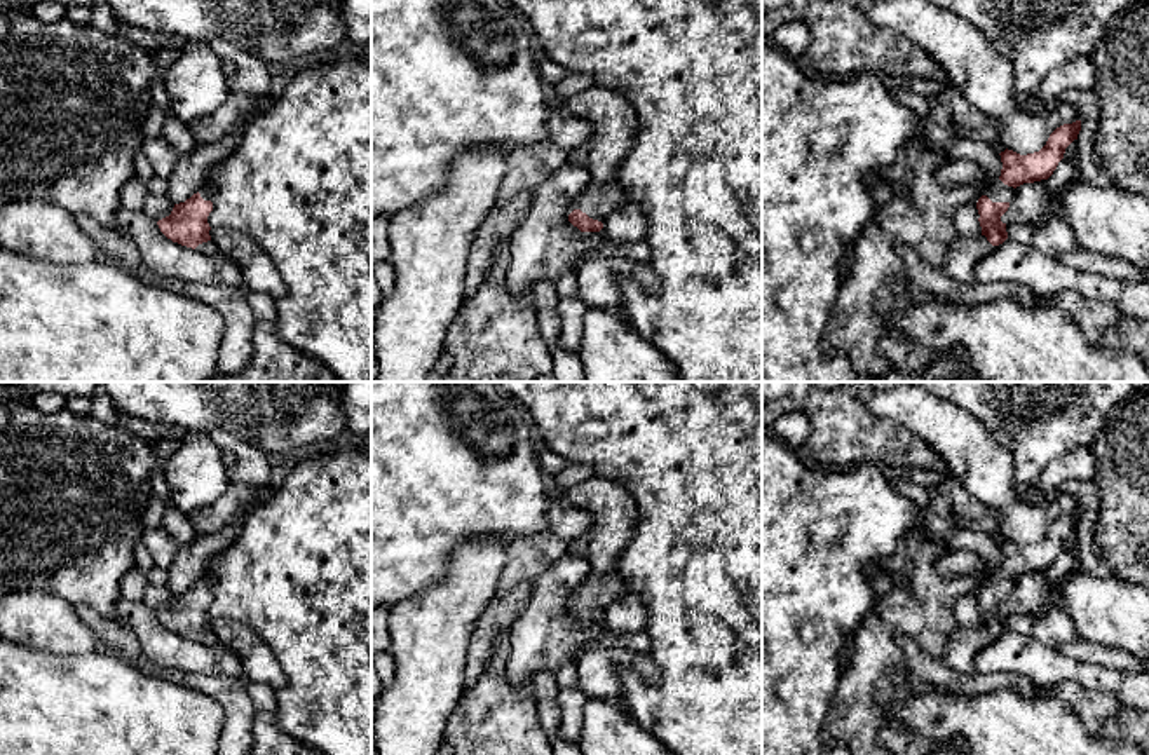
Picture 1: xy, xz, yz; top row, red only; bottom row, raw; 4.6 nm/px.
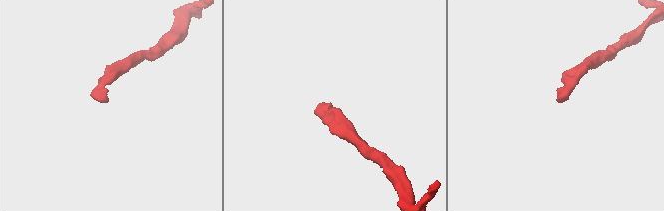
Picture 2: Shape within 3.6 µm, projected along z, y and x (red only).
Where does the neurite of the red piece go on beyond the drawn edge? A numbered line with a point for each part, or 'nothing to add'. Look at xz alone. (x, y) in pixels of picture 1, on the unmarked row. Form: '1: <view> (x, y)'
1: xz (598, 590)

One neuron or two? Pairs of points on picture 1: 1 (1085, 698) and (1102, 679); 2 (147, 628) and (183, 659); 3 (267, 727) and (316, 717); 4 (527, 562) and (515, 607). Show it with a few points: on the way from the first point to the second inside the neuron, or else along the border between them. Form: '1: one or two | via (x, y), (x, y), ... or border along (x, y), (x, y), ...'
1: two | border along (1053, 684), (1078, 682), (1108, 691), (1120, 705)
2: one | via (156, 637), (168, 649), (175, 651)
3: two | border along (274, 714), (279, 726), (293, 736)
4: two | border along (529, 583), (518, 583), (497, 595)

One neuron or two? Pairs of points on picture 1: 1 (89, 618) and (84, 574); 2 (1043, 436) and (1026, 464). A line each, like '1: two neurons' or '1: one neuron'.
1: two neurons
2: one neuron

